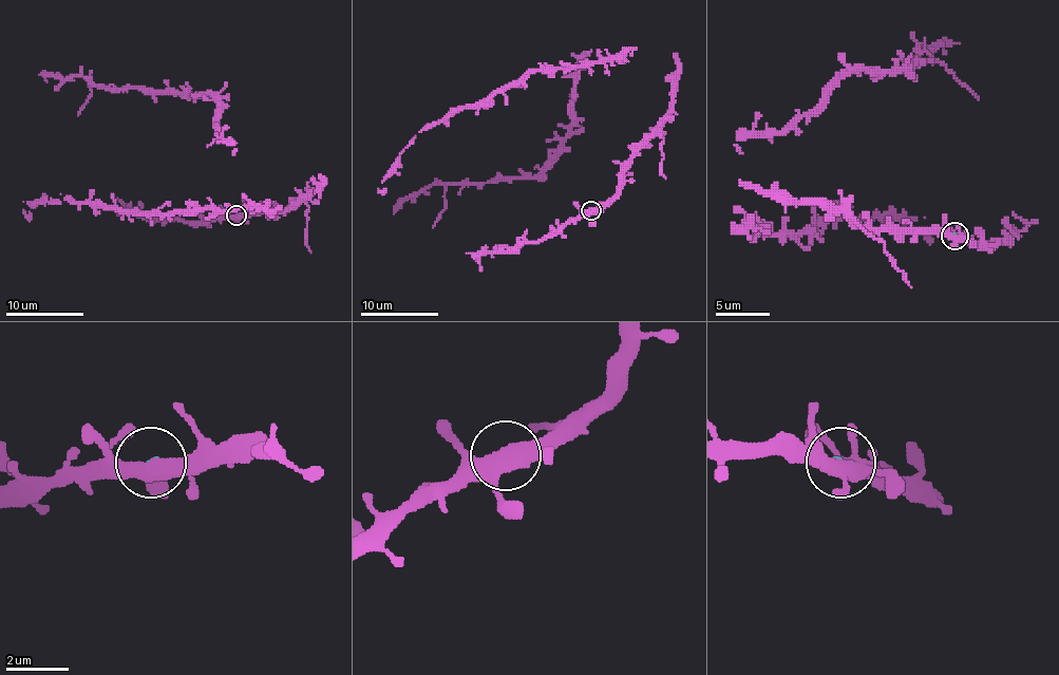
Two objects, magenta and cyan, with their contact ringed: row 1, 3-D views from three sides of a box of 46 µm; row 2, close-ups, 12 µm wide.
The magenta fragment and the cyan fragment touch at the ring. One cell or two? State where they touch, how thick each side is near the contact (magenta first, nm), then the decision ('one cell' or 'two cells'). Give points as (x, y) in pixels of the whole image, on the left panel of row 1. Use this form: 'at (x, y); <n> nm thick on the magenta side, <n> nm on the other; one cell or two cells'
at (235, 214); 440 nm thick on the magenta side, 80 nm on the other; two cells

